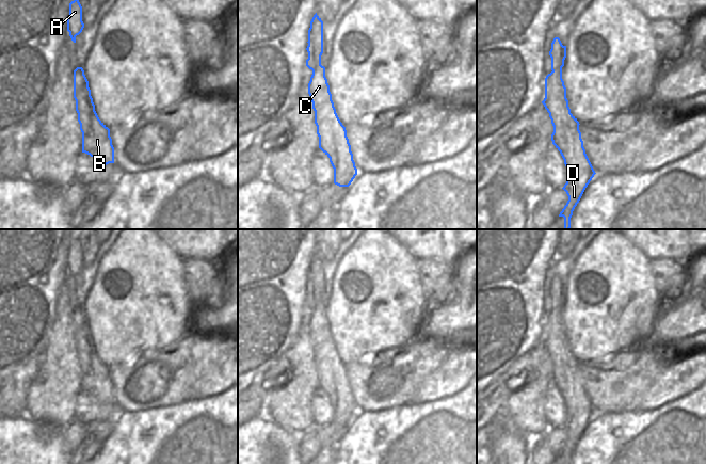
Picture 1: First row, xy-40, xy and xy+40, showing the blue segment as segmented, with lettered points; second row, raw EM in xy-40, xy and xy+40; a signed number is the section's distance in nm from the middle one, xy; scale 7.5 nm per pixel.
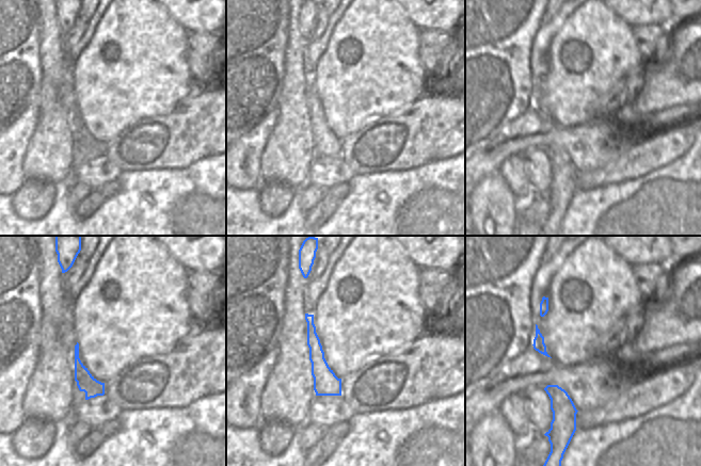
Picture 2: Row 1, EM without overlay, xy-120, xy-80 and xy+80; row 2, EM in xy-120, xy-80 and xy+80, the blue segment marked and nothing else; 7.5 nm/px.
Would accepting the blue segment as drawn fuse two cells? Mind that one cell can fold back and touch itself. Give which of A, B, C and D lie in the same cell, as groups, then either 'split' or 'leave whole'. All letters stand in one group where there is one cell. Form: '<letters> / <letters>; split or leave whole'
A B C D; leave whole

